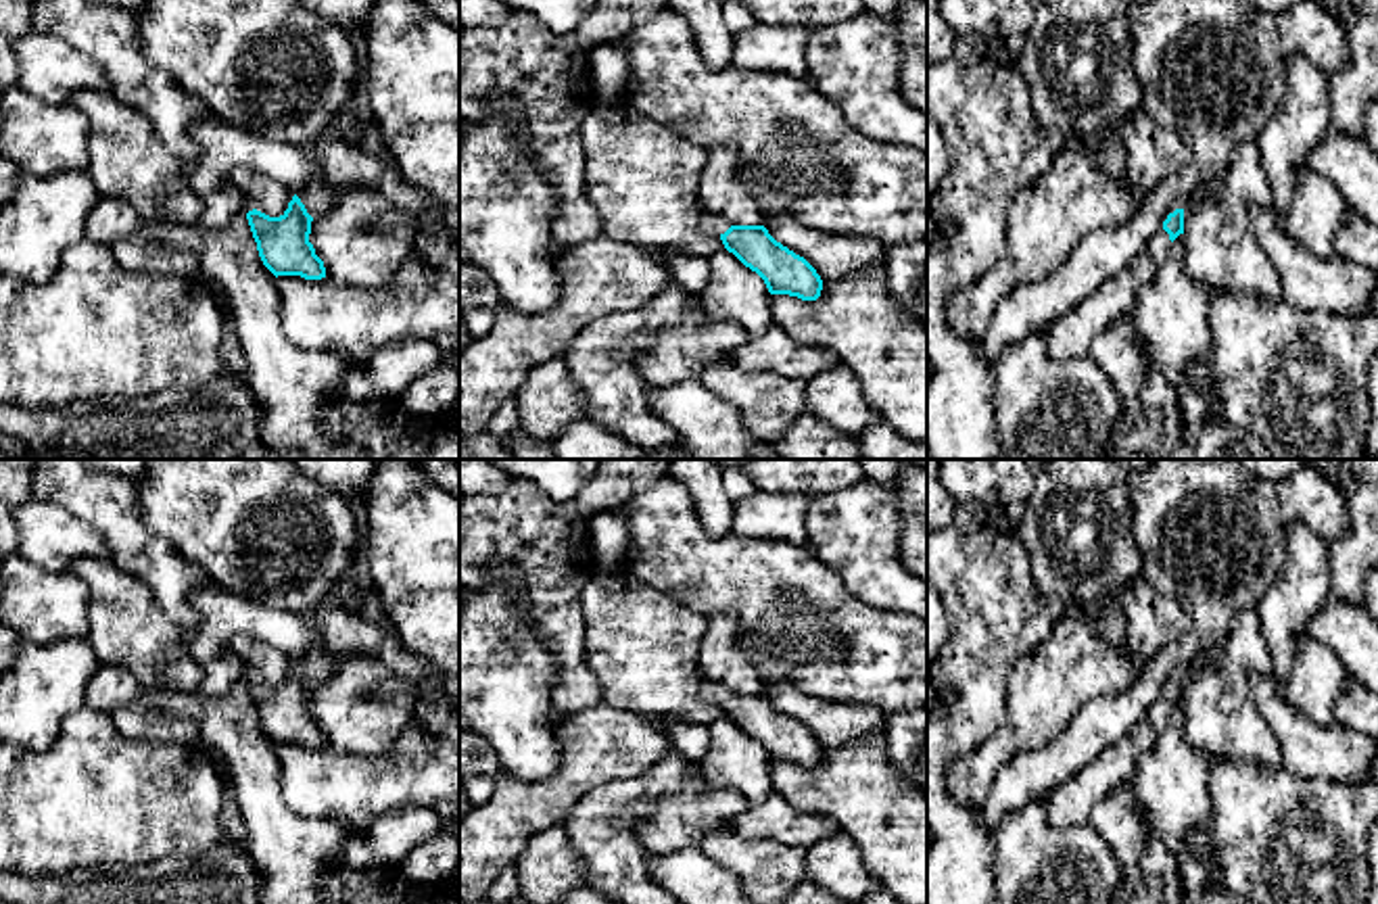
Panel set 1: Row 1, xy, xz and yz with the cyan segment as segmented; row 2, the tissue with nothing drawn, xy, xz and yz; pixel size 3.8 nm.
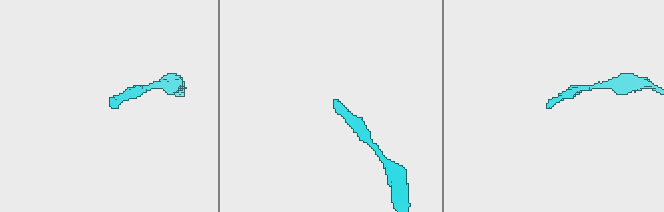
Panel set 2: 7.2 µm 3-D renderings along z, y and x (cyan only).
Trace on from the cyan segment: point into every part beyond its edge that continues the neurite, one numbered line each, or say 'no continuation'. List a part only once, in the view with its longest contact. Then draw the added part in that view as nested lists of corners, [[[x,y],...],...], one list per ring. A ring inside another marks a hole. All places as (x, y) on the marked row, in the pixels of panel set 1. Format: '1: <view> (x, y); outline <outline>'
1: yz (1070, 337); outline [[[1161,228],[1150,244],[1125,269],[1104,280],[1069,313],[1050,324],[1048,353],[1054,359],[1088,357],[1090,342],[1113,322],[1134,311],[1140,288],[1153,282],[1169,259],[1171,240]]]

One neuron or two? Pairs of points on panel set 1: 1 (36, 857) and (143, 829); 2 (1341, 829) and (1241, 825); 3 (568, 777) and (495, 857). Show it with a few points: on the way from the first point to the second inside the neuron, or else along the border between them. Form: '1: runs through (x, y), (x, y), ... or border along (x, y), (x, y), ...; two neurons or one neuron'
1: runs through (63, 829), (115, 829); one neuron
2: runs through (1316, 831), (1274, 831), (1266, 825); one neuron
3: runs through (550, 796), (508, 838); one neuron

